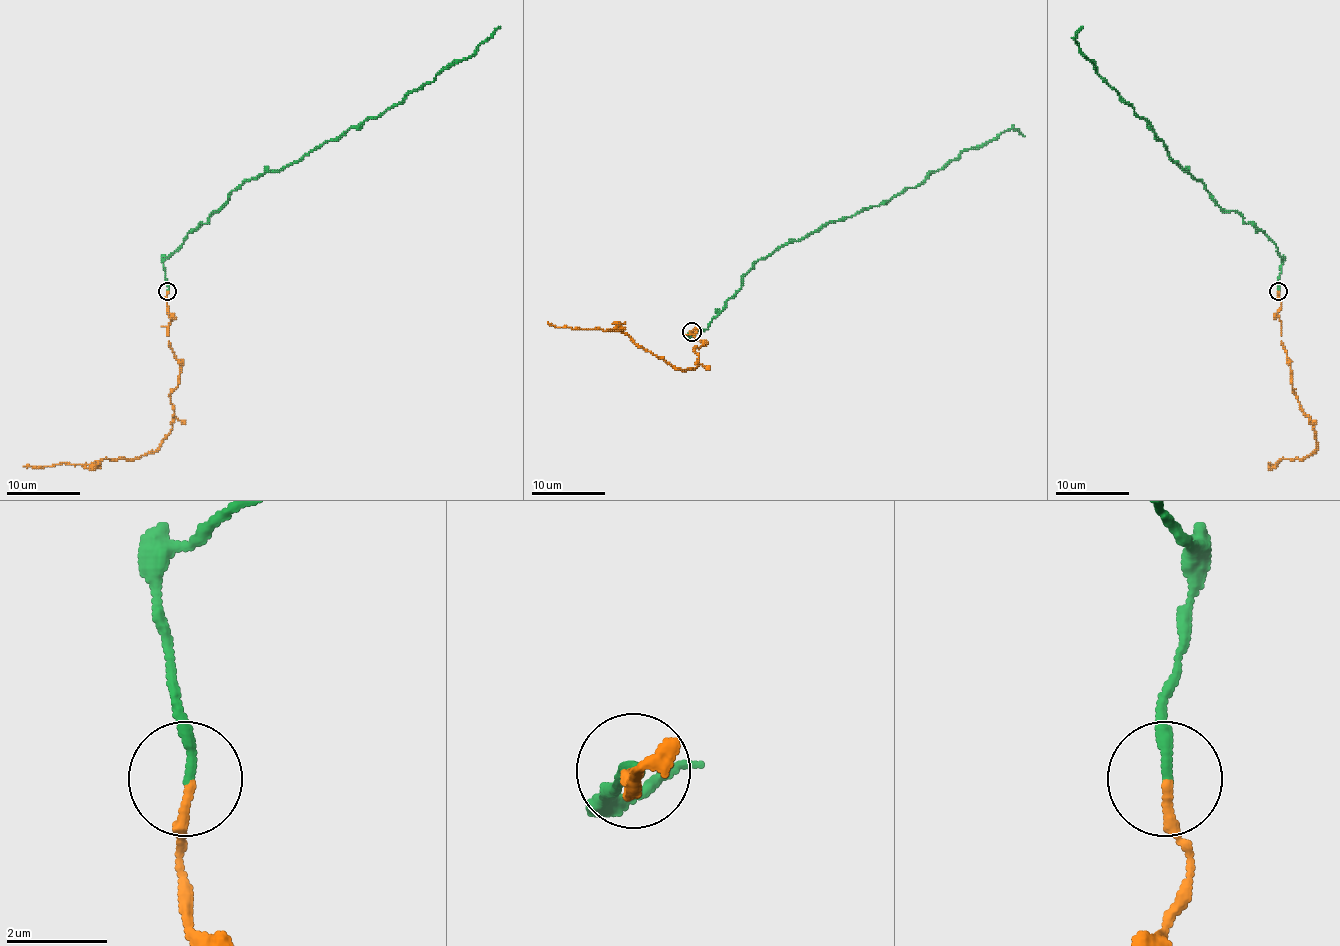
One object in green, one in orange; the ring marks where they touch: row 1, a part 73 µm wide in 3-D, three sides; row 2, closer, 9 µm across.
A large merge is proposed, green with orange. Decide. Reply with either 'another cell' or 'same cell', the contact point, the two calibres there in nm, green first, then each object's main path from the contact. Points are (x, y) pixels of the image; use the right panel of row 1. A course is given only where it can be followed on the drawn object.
same cell; place (1278, 291); calibres 200 and 170 nm; course green (1277, 291), (1276, 243), (1224, 210), (1172, 161), (1150, 126), (1080, 52), (1075, 34), (1082, 26); course orange (1277, 291), (1281, 345), (1316, 450), (1305, 459), (1283, 459), (1268, 466)

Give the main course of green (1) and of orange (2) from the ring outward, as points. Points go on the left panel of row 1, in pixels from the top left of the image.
1: (167, 291), (163, 262), (235, 188), (264, 172), (279, 172), (393, 107), (439, 72), (467, 59), (500, 26)
2: (167, 291), (169, 345), (180, 365), (180, 378), (170, 398), (172, 429), (163, 442), (134, 459), (23, 466)

